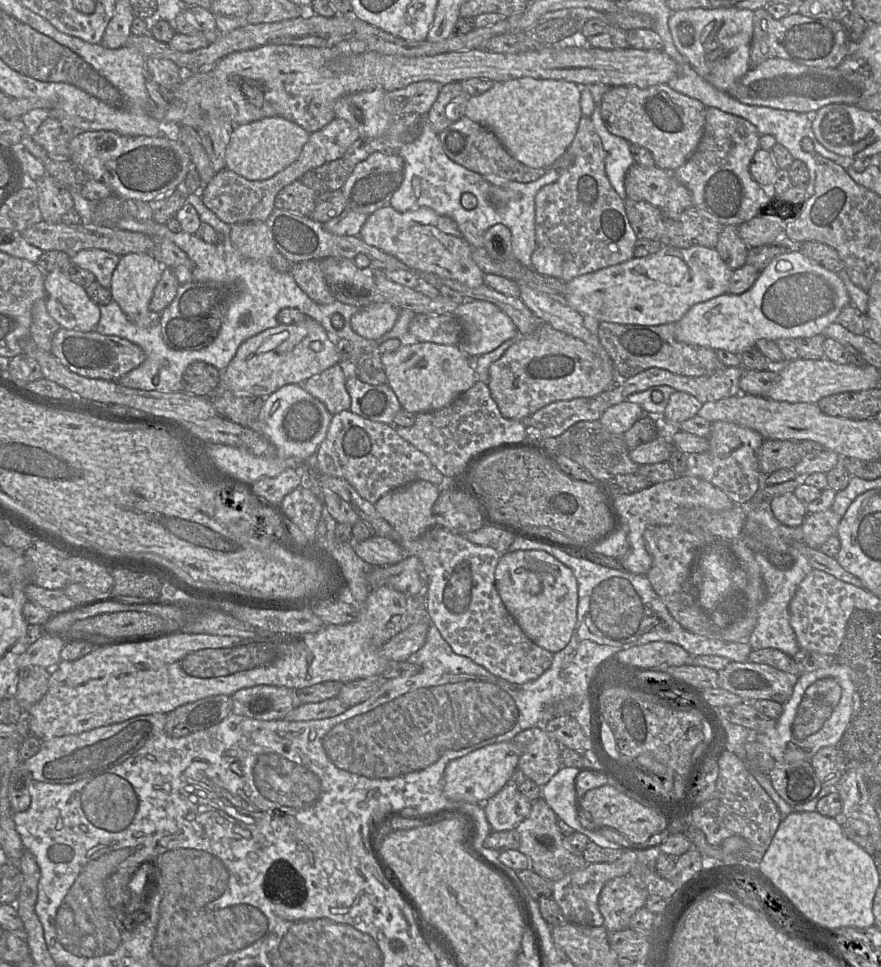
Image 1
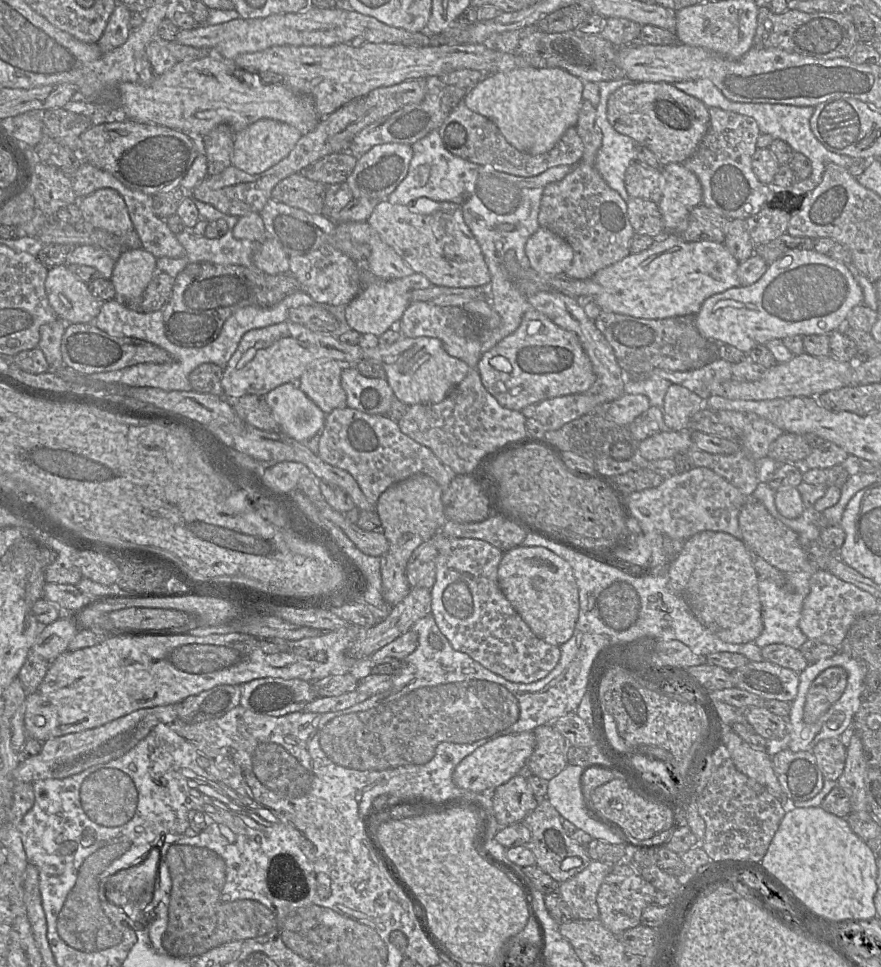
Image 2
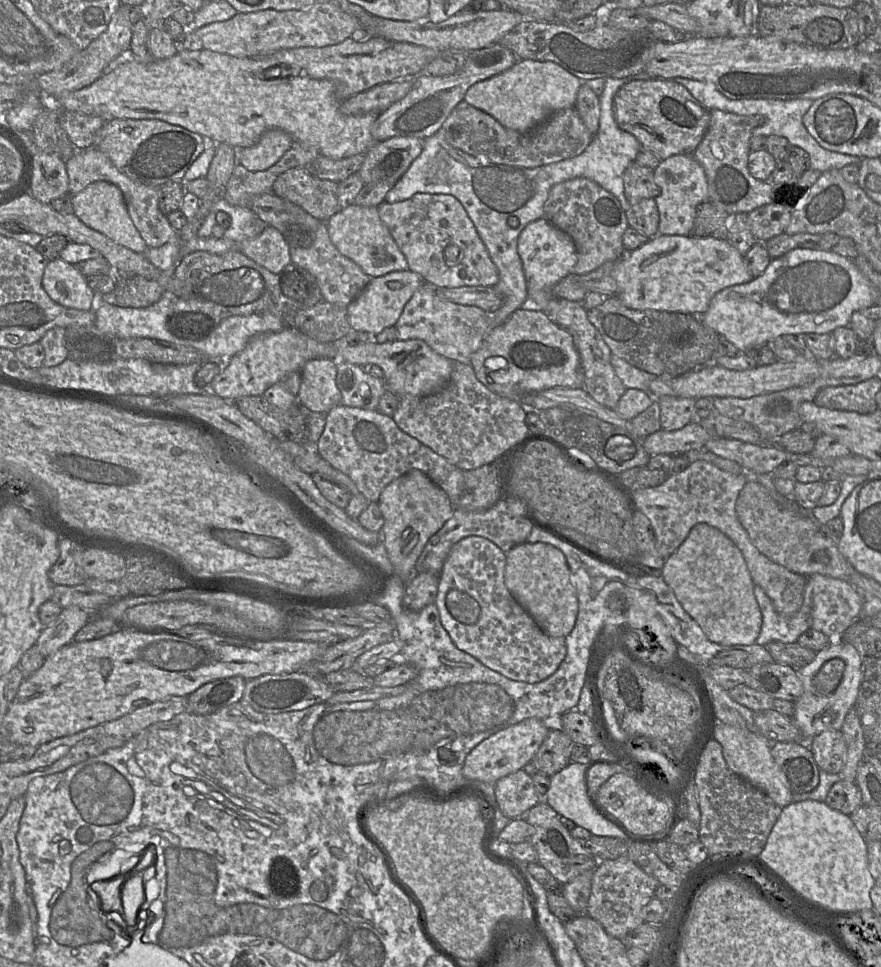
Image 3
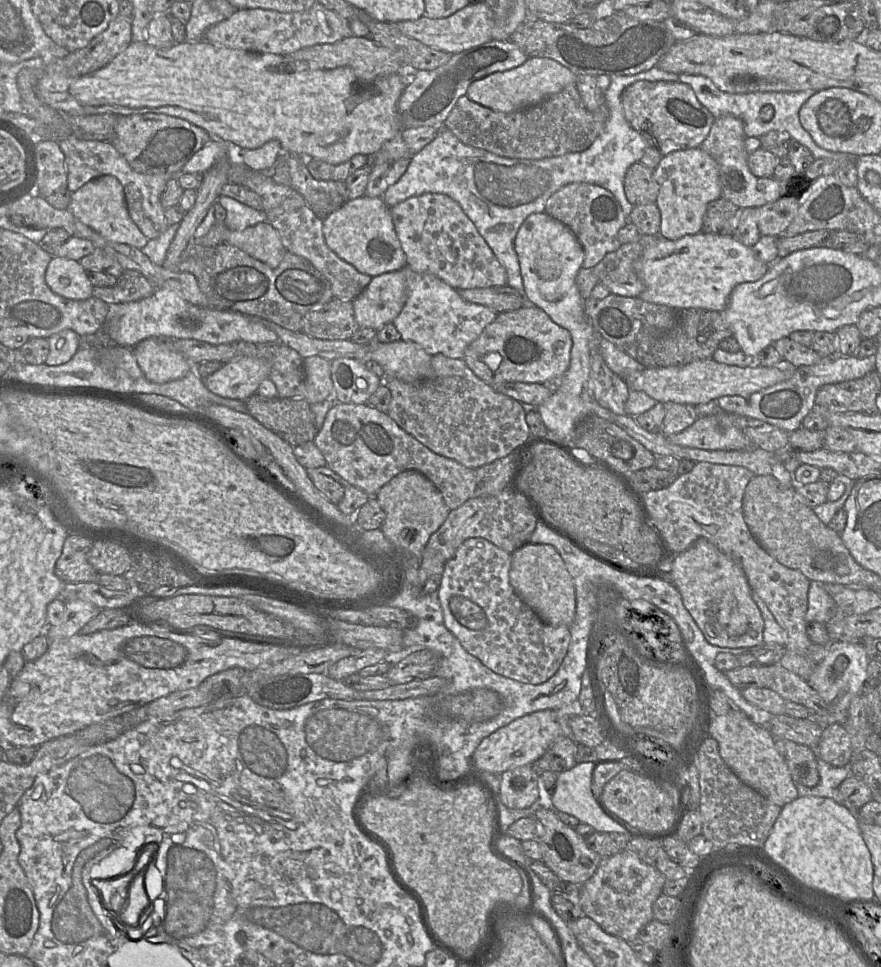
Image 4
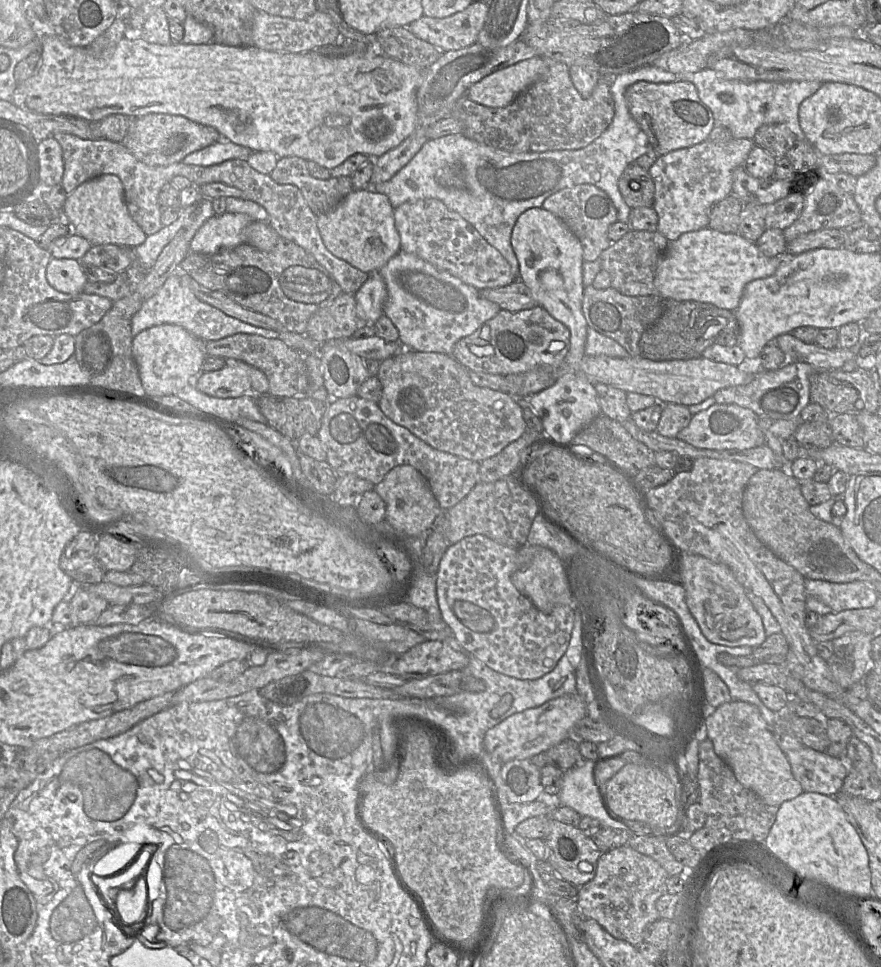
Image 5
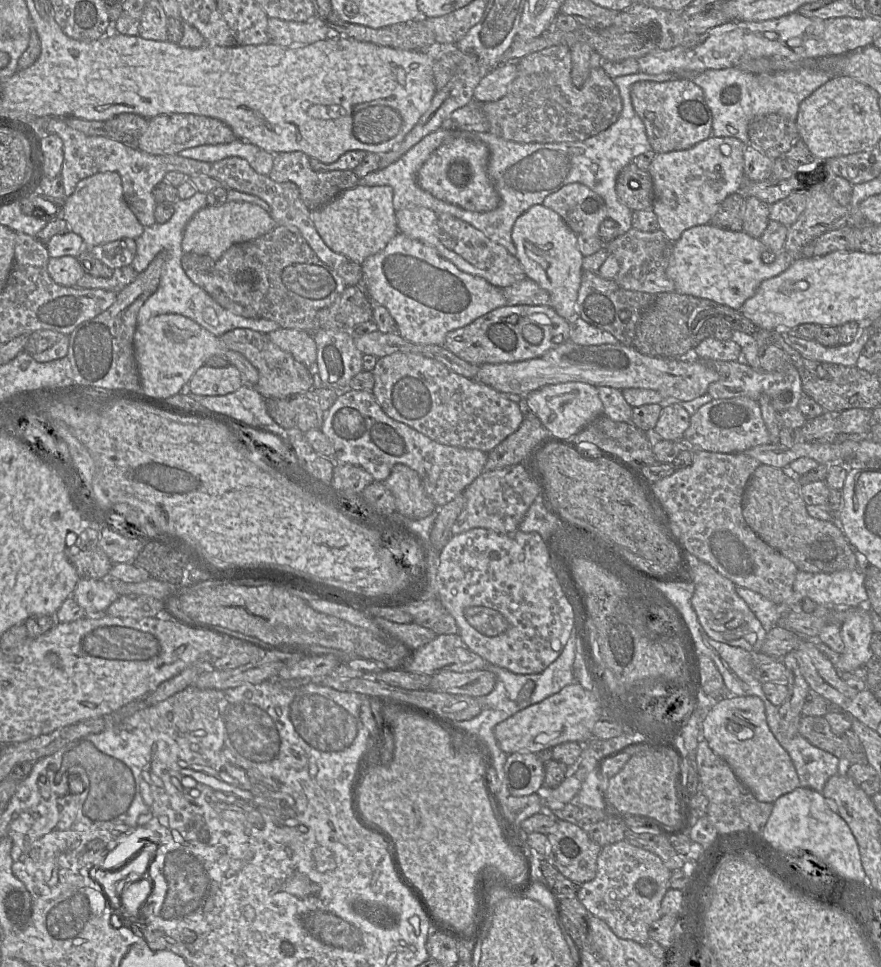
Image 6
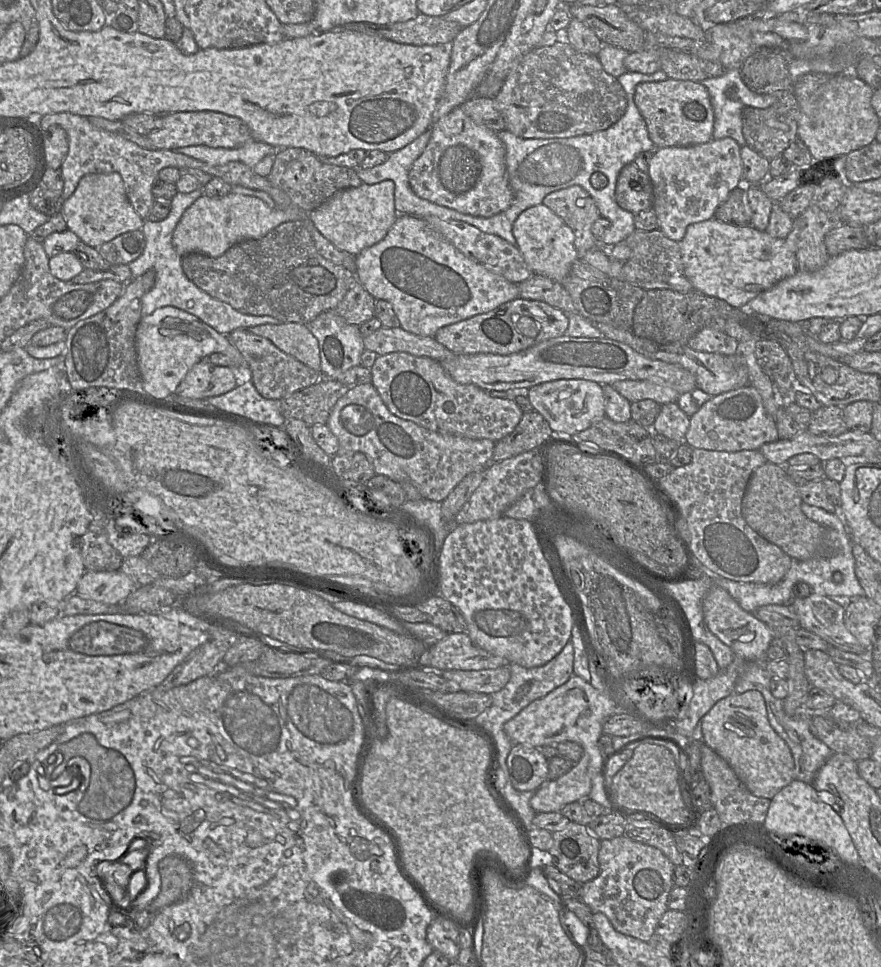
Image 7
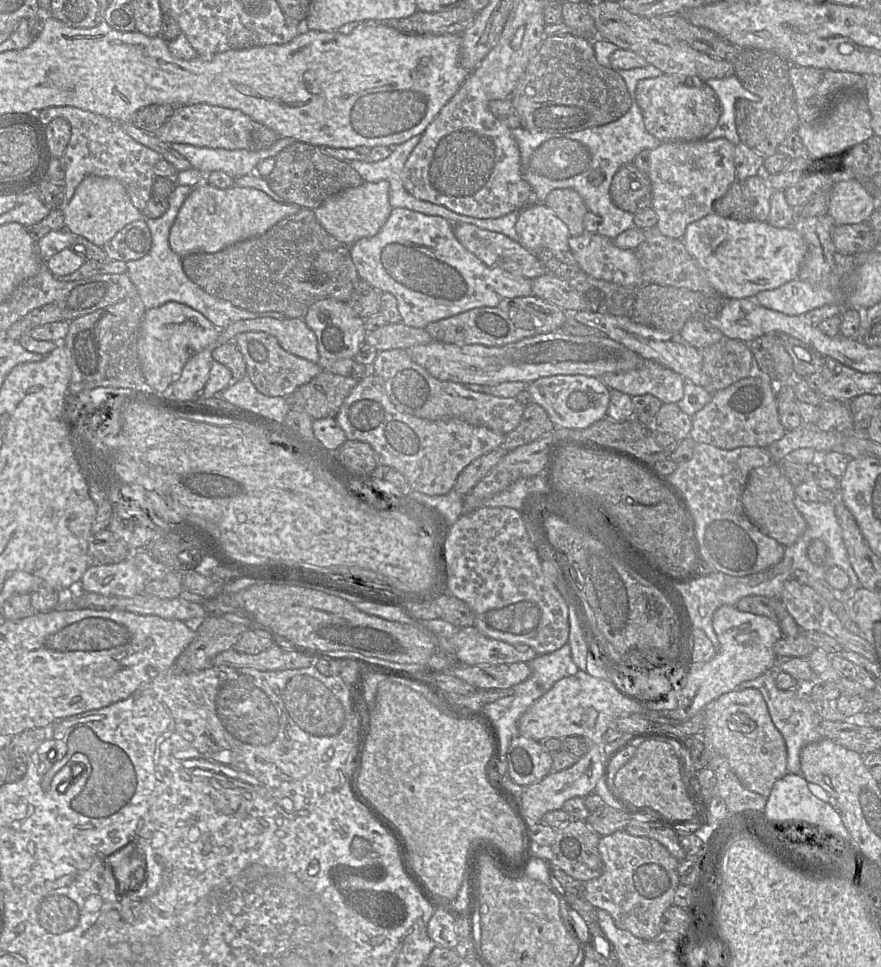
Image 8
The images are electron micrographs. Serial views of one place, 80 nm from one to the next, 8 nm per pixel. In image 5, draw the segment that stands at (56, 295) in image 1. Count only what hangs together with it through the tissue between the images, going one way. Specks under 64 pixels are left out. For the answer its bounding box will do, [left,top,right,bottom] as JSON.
[46,258,88,294]

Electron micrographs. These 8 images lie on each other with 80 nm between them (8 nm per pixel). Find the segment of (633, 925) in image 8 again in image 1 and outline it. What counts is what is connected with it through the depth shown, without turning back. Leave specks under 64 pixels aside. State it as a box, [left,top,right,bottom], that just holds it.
[599,874,648,933]

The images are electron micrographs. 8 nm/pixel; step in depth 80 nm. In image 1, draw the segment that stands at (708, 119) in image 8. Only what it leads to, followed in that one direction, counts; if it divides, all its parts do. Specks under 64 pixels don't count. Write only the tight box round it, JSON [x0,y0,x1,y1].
[600,84,706,173]

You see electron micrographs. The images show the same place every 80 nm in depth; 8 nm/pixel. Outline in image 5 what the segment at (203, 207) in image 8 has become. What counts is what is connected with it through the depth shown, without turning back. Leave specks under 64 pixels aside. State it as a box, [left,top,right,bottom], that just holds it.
[190,213,252,254]

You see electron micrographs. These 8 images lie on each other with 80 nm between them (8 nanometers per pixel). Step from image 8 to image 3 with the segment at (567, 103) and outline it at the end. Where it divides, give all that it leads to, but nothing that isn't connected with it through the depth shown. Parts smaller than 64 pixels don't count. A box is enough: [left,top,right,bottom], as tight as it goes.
[438,100,593,168]

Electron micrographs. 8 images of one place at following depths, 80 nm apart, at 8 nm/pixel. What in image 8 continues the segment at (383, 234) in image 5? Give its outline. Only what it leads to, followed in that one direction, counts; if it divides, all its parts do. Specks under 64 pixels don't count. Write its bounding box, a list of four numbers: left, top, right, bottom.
[313,181,392,246]

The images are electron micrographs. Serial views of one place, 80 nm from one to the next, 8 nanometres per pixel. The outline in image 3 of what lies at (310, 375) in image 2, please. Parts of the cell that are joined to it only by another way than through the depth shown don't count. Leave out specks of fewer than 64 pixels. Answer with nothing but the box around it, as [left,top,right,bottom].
[299,357,341,413]

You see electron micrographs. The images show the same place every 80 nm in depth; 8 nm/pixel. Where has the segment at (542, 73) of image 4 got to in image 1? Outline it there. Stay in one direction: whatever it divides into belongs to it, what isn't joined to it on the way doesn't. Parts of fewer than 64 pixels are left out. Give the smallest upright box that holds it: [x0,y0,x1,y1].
[466,77,582,169]

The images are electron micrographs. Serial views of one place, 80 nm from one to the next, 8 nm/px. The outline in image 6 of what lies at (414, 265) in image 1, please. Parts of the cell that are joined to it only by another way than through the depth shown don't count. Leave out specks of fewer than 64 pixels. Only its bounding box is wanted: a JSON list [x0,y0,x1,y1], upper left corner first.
[396,207,526,288]

